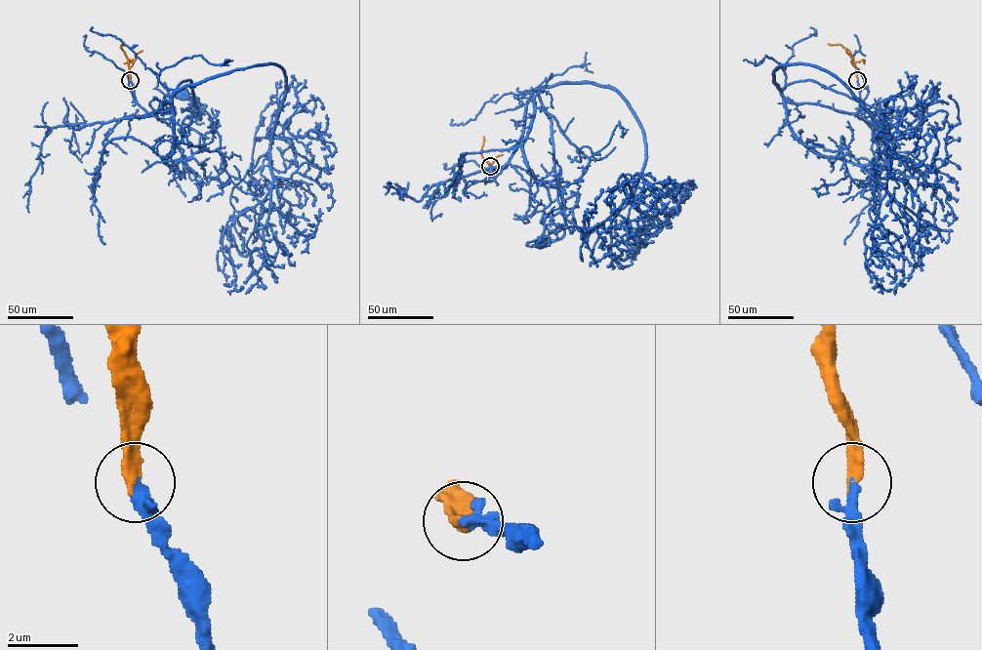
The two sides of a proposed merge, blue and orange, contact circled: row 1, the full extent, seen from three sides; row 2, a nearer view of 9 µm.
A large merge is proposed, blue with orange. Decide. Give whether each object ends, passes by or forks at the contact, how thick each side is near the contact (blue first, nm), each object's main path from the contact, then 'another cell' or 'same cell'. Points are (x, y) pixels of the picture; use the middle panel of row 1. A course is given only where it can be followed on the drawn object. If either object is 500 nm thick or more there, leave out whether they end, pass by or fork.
blue passes by | orange ends | 220/360 nm | blue via (490, 166), (509, 164), (535, 91), (551, 121), (565, 223), (561, 237), (545, 241) | orange via (490, 166), (480, 151), (483, 137) | same cell

